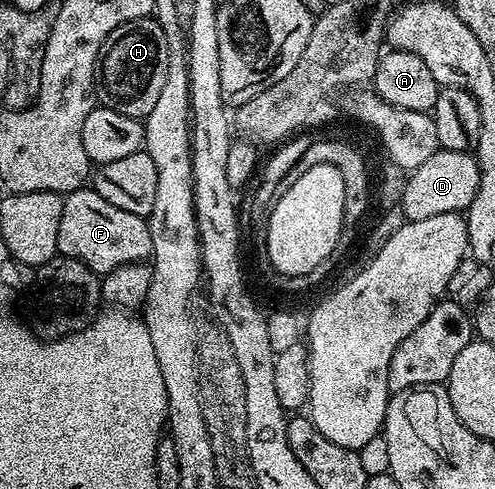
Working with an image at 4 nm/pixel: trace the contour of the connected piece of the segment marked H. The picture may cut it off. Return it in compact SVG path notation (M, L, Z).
M150 16L138 18L134 22L125 22L109 34L98 53L96 98L101 105L112 108L116 112L124 112L124 116L144 120L150 115L152 108L156 108L156 100L160 100L160 88L164 88L164 80L167 76L168 40L160 24Z

